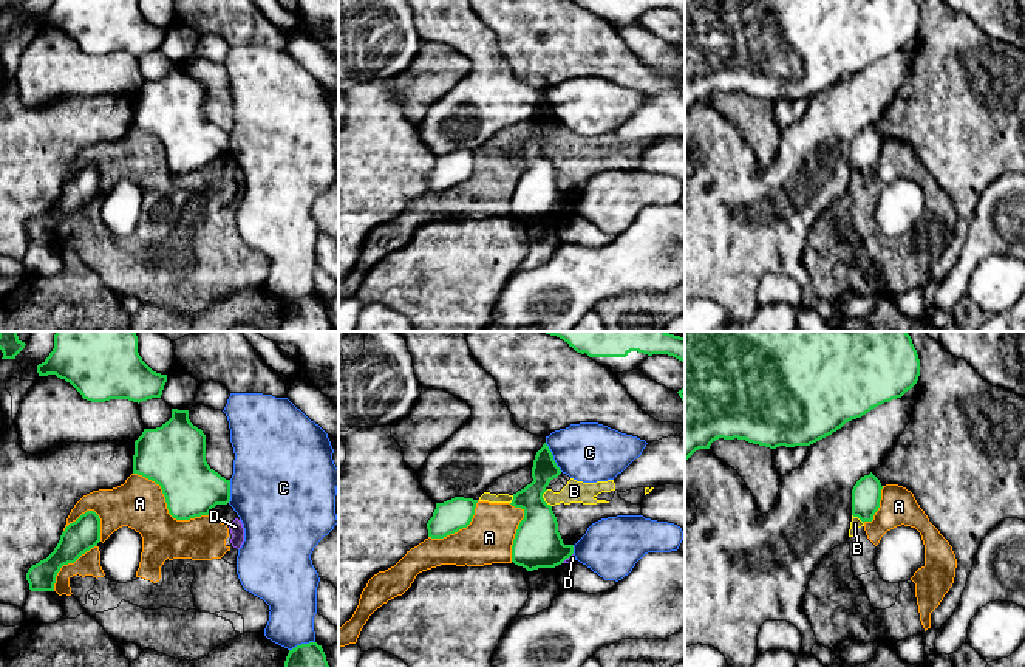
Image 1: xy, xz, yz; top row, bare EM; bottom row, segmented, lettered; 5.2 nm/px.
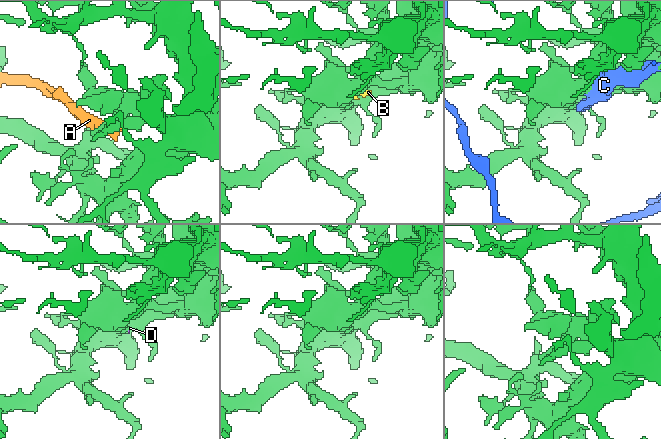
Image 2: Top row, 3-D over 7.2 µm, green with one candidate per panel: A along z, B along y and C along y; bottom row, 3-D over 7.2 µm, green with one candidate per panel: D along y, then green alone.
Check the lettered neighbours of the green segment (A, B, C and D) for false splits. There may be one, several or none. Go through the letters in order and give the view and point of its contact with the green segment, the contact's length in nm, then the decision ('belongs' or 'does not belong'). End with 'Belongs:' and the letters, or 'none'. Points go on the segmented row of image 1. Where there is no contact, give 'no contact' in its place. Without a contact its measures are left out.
A: xy (167, 506) | 460 nm | does not belong
B: xz (543, 499) | 100 nm | does not belong
C: xz (552, 457) | 180 nm | does not belong
D: xz (566, 557) | 80 nm | does not belong
Belongs: none

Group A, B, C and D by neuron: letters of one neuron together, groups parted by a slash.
A B D / C

